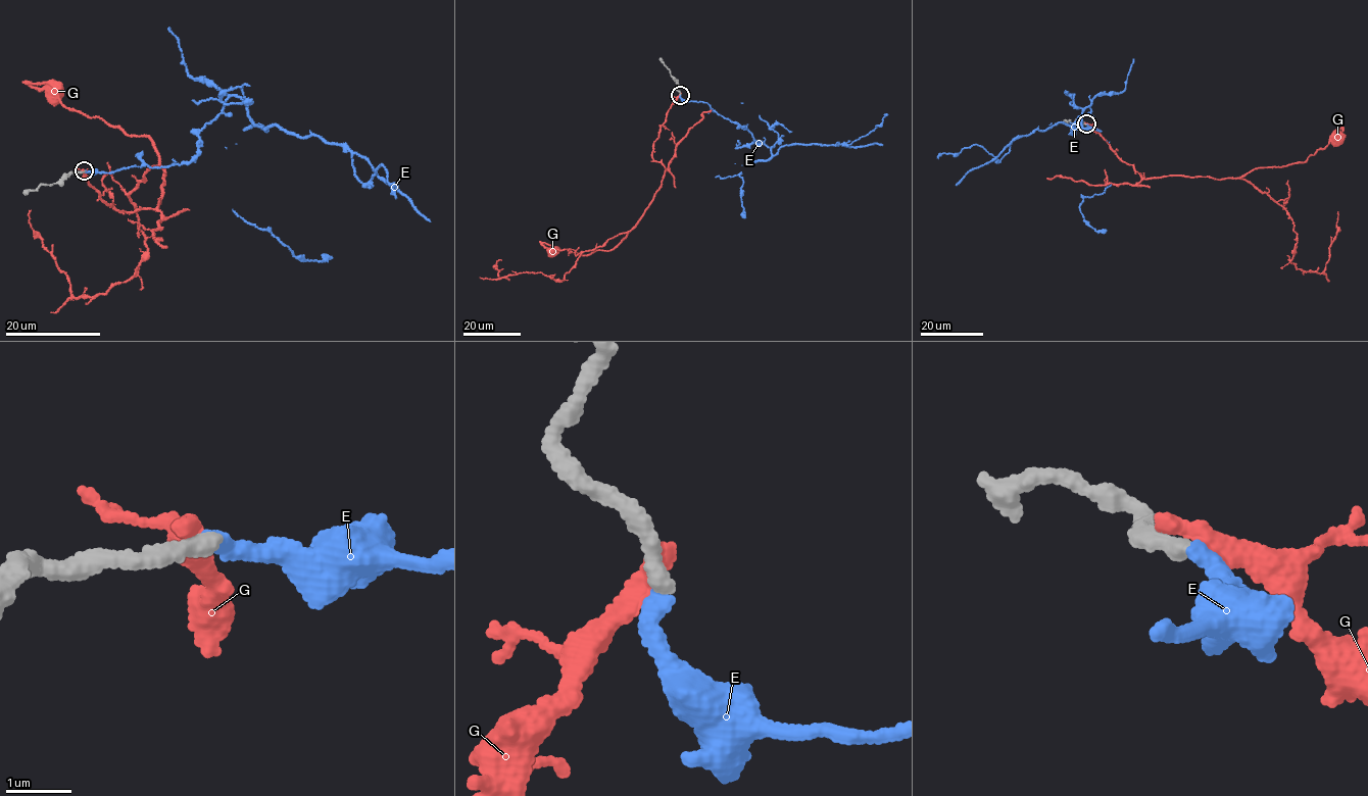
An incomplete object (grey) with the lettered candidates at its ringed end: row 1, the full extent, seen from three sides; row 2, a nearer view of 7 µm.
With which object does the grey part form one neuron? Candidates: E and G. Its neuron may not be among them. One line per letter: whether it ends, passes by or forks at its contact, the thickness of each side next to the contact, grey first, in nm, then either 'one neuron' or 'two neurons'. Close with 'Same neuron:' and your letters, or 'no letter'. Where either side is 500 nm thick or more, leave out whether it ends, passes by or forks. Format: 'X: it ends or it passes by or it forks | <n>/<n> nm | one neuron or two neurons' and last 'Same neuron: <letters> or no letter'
E: it ends | 280/260 nm | one neuron
G: it ends | 320/300 nm | two neurons
Same neuron: E

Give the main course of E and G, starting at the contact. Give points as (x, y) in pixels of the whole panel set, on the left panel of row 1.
E: (84, 170), (186, 164), (232, 95), (264, 131), (275, 125), (348, 148), (362, 183), (382, 164), (395, 198)
G: (83, 169), (117, 210), (155, 208), (164, 192), (165, 175), (147, 136), (62, 106), (55, 92)

